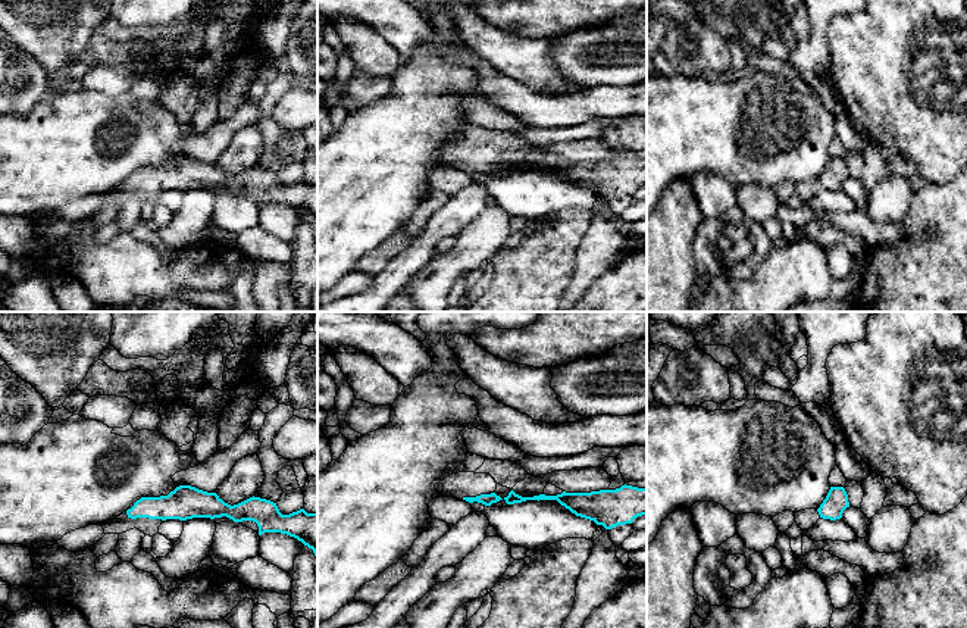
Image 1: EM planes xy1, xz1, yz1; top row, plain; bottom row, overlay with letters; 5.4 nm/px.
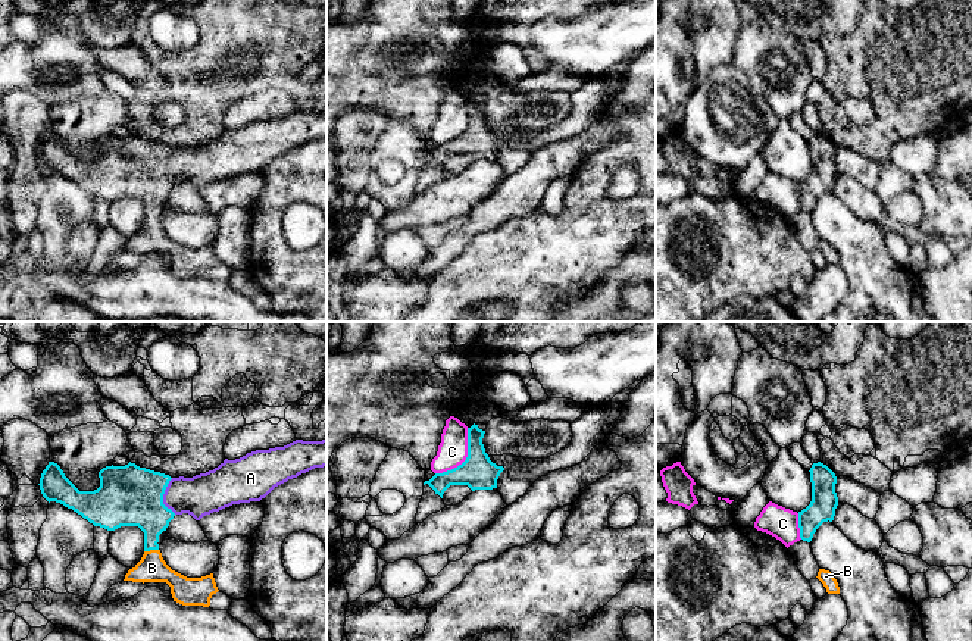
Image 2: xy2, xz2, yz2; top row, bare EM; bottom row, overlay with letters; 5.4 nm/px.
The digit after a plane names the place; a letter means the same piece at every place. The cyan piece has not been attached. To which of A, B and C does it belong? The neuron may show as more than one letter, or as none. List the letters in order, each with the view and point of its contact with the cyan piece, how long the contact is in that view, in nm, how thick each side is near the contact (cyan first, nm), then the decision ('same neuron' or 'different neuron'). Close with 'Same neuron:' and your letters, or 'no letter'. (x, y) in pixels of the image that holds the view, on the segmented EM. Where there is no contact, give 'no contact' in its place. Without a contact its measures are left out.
A: xy2 (162, 497) | 200 nm | 340/220 nm | same neuron
B: xy2 (150, 549) | 80 nm | 240/160 nm | same neuron
C: xz2 (466, 459) | 320 nm | 190/160 nm | different neuron
Same neuron: A, B

